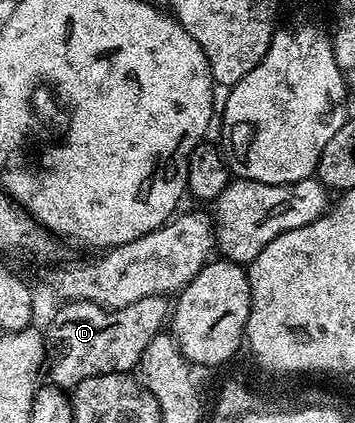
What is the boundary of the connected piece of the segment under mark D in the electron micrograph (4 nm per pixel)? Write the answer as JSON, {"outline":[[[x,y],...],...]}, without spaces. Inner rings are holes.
{"outline":[[[150,295],[146,299],[138,299],[136,303],[130,303],[121,309],[104,309],[100,305],[95,305],[89,301],[70,301],[65,300],[64,306],[57,311],[52,317],[52,337],[50,333],[50,341],[56,344],[56,349],[60,354],[56,357],[56,362],[52,365],[51,384],[57,385],[59,389],[71,391],[76,388],[78,383],[82,383],[82,379],[90,379],[90,375],[110,375],[111,373],[132,373],[139,366],[142,355],[146,351],[146,347],[150,347],[150,337],[155,337],[157,333],[165,328],[166,322],[170,317],[170,301],[167,296],[159,297],[158,295]]]}

